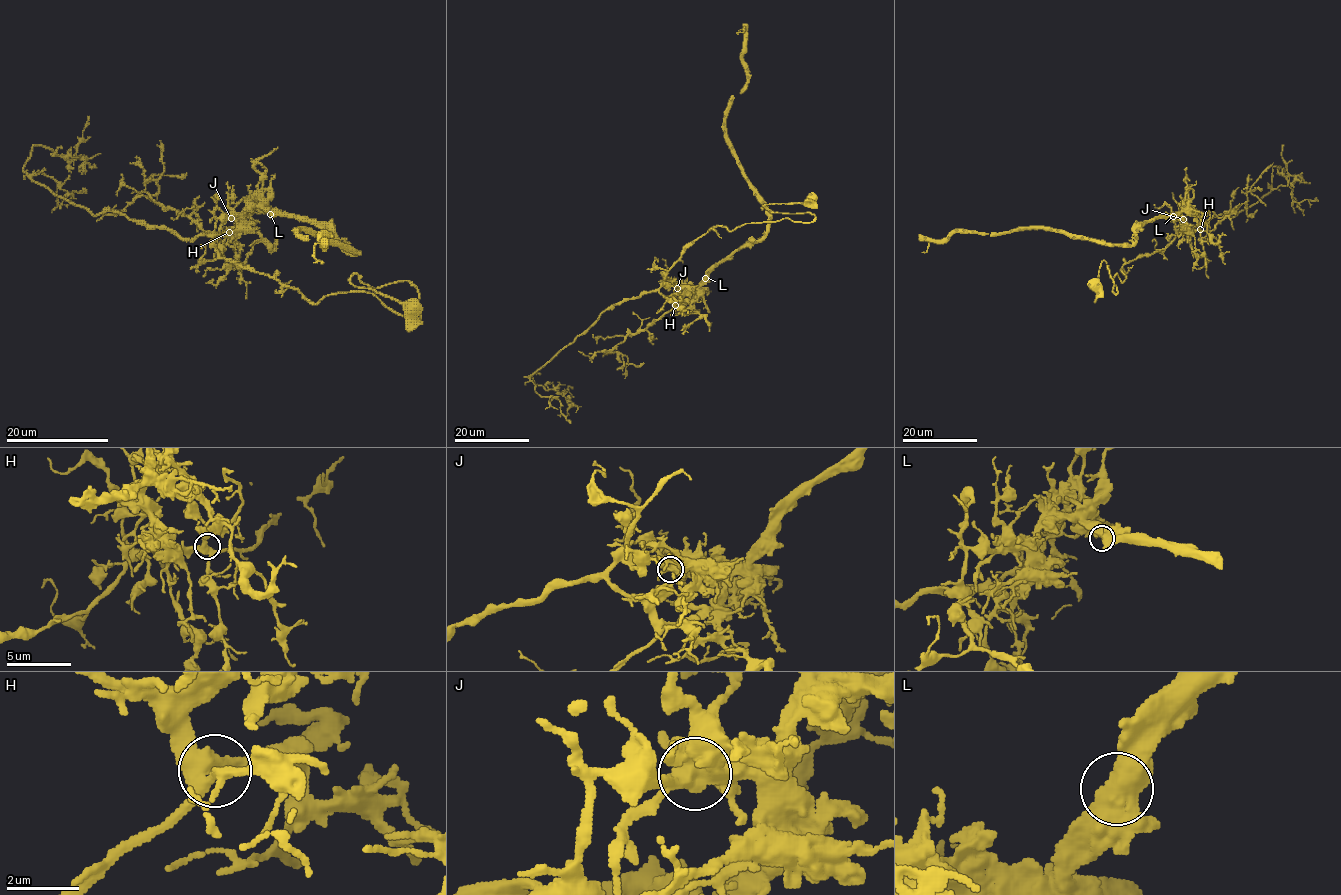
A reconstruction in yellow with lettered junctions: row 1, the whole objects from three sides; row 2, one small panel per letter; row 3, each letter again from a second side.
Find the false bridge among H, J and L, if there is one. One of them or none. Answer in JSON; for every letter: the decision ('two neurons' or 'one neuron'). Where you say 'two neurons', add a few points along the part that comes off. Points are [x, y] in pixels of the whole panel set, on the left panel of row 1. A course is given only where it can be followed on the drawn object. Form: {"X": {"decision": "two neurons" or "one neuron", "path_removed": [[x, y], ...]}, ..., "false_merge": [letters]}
{"H": {"decision": "one neuron"}, "J": {"decision": "two neurons", "path_removed": [[231, 217], [259, 206], [316, 220], [356, 252], [298, 230], [326, 235], [314, 246], [323, 262]]}, "L": {"decision": "one neuron"}, "false_merge": ["J"]}

